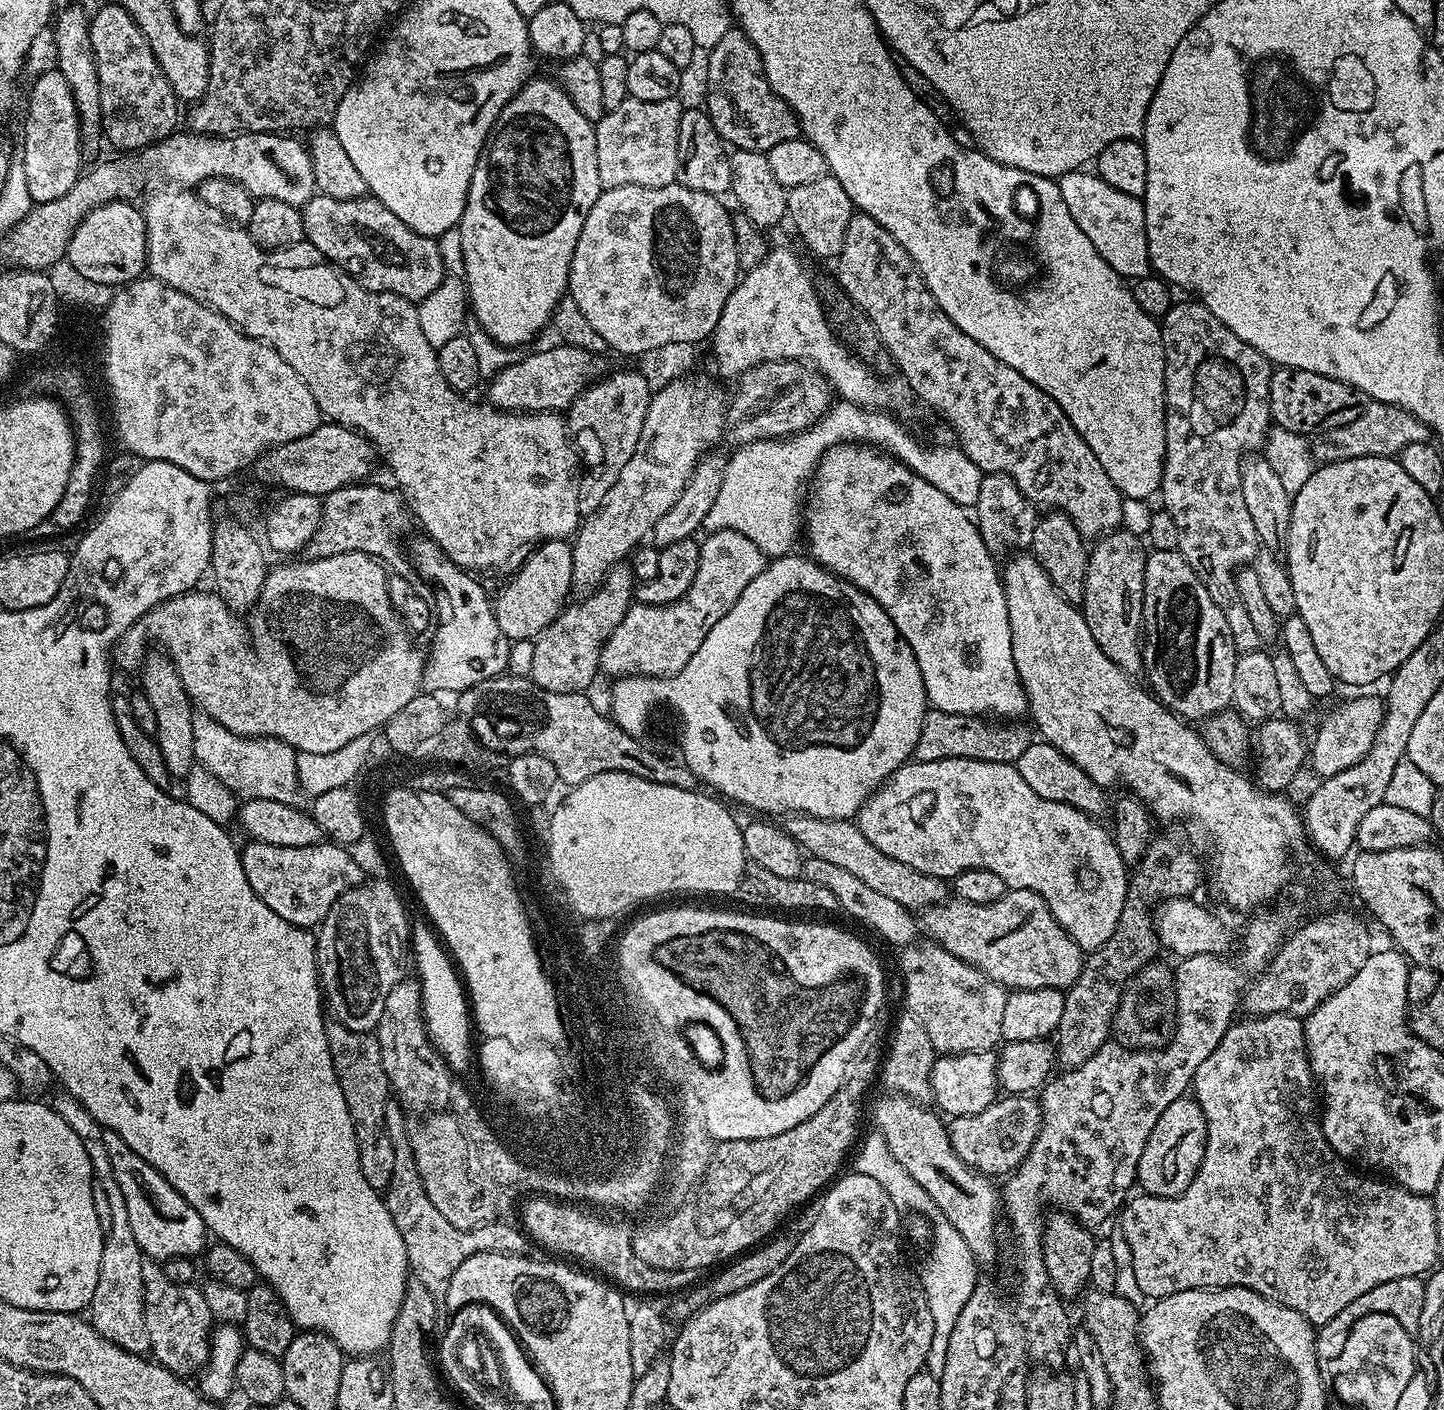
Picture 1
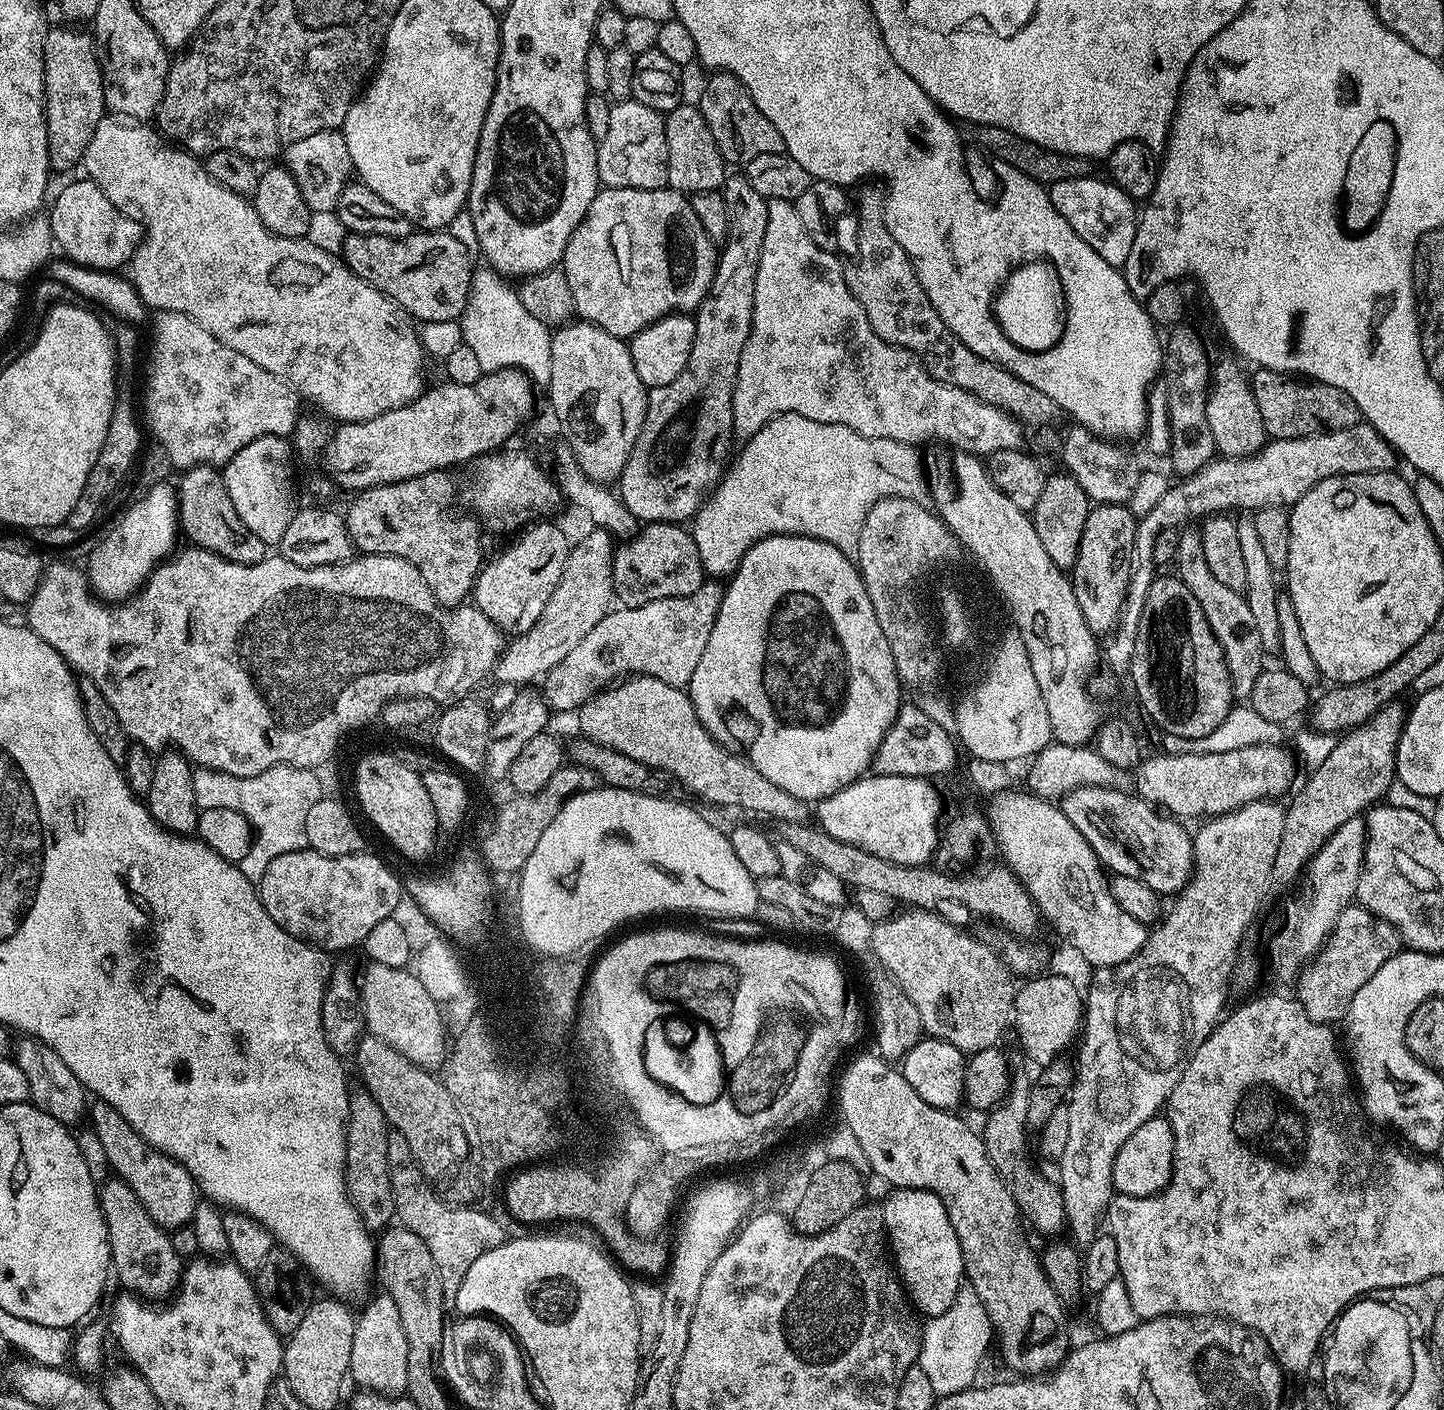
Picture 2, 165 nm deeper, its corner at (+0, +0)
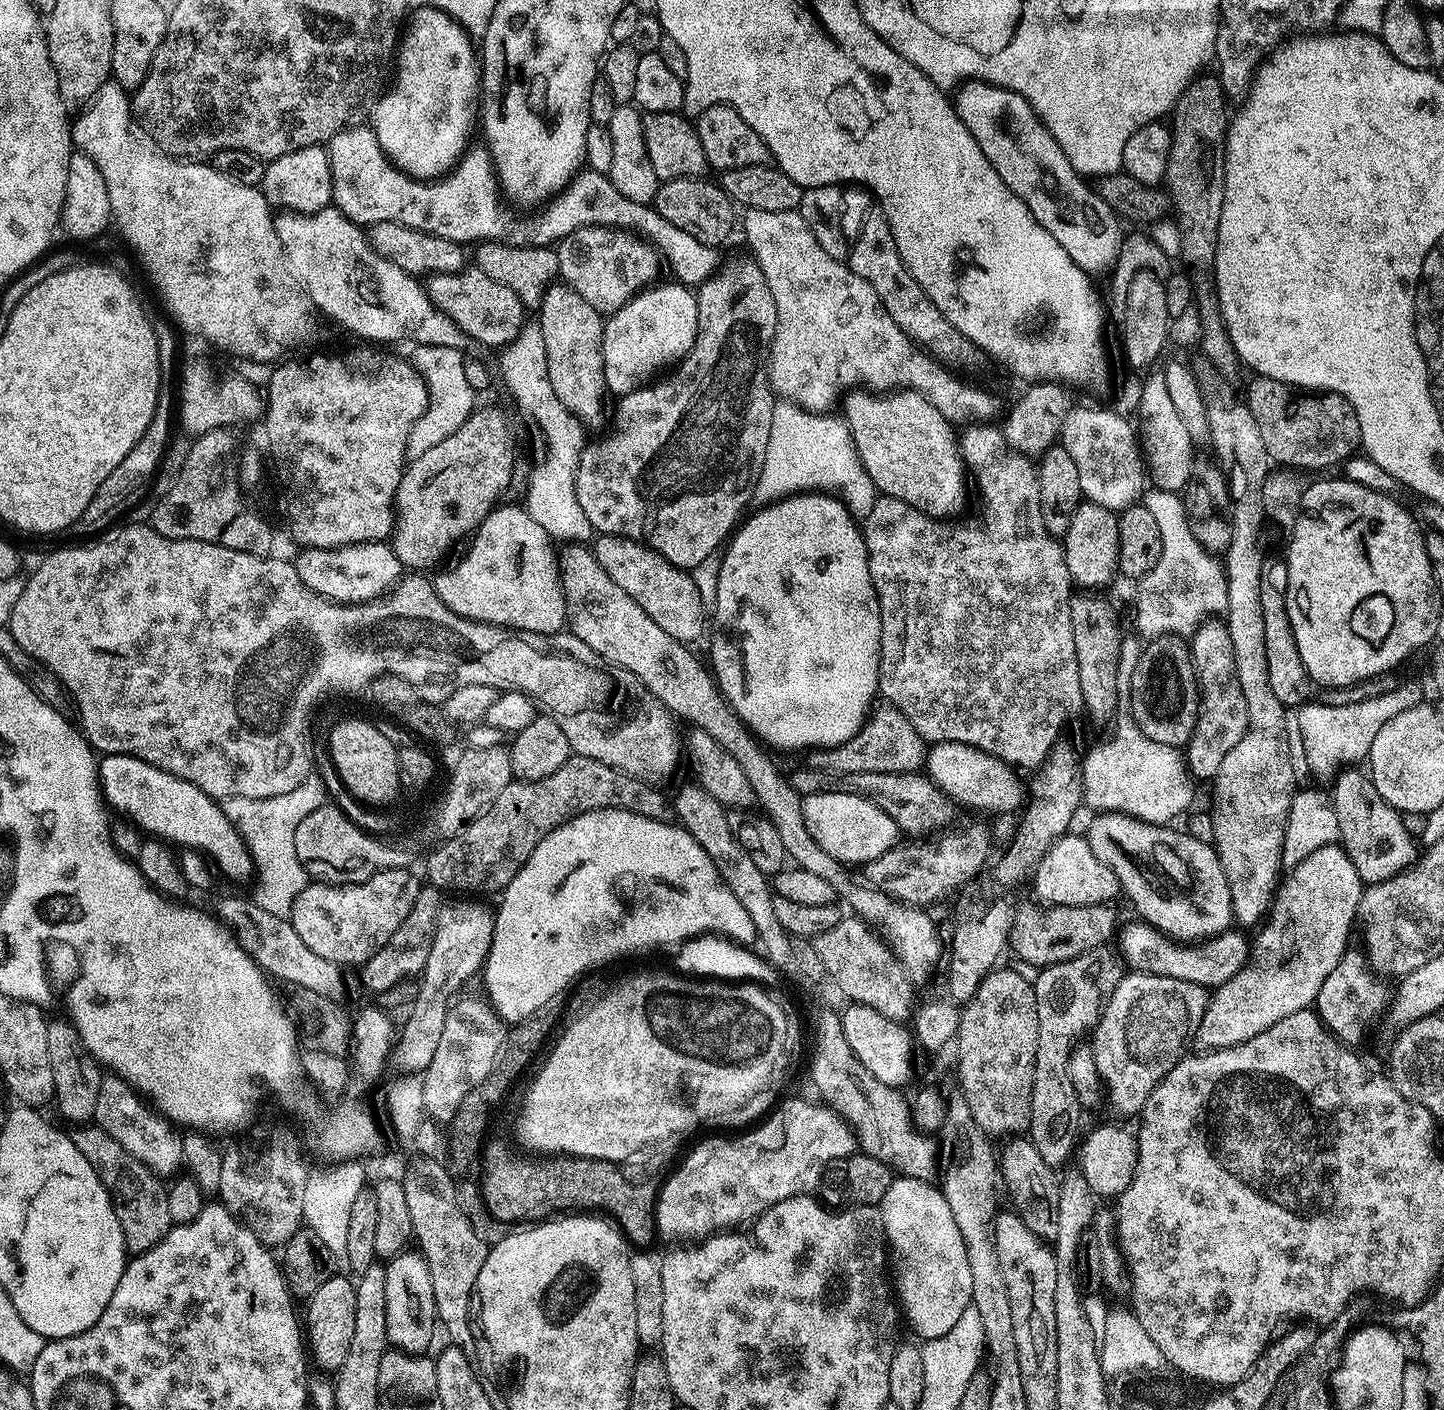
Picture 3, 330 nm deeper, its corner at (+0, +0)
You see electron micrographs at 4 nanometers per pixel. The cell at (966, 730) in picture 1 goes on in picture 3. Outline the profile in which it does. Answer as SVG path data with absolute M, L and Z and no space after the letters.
M884 702L869 715L866 723L860 727L858 734L846 742L842 742L833 748L821 748L813 751L809 760L806 760L807 767L821 768L824 772L918 772L926 764L926 742L914 730L910 718L902 714L892 704Z

